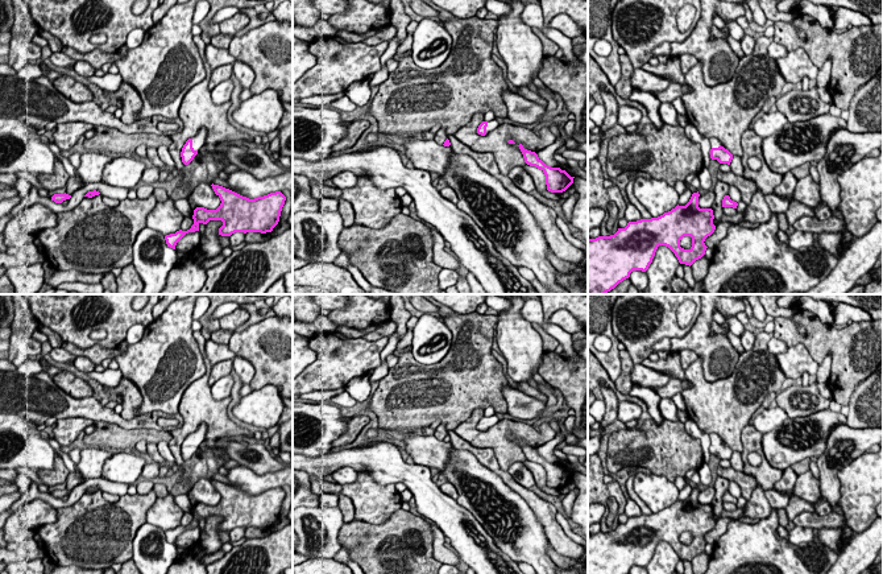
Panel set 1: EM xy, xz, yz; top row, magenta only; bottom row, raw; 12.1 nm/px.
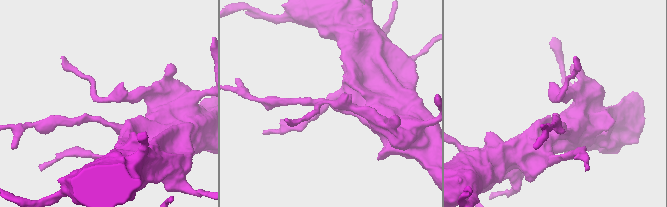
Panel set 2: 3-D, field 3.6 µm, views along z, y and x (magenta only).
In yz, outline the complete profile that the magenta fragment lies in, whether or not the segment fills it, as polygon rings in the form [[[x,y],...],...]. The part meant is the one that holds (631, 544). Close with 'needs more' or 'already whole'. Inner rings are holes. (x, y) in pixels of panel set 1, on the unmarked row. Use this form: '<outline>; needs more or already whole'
[[[698,487],[693,488],[685,501],[677,500],[658,513],[629,517],[625,524],[618,524],[614,530],[588,533],[588,574],[629,574],[633,566],[646,567],[659,541],[668,542],[680,559],[691,562],[705,550],[708,542],[704,537],[716,525],[713,505],[700,504],[698,492]],[[684,532],[692,533],[689,545],[680,542],[680,536]]]; already whole

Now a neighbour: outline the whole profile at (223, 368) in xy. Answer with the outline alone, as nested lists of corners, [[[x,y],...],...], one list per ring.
[[[223,360],[211,368],[208,385],[212,387],[220,377],[229,375],[232,371],[232,360]]]

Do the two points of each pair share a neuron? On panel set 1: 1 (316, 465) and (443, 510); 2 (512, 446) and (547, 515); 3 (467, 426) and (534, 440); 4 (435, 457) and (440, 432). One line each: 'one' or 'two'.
1: one
2: two
3: one
4: two

